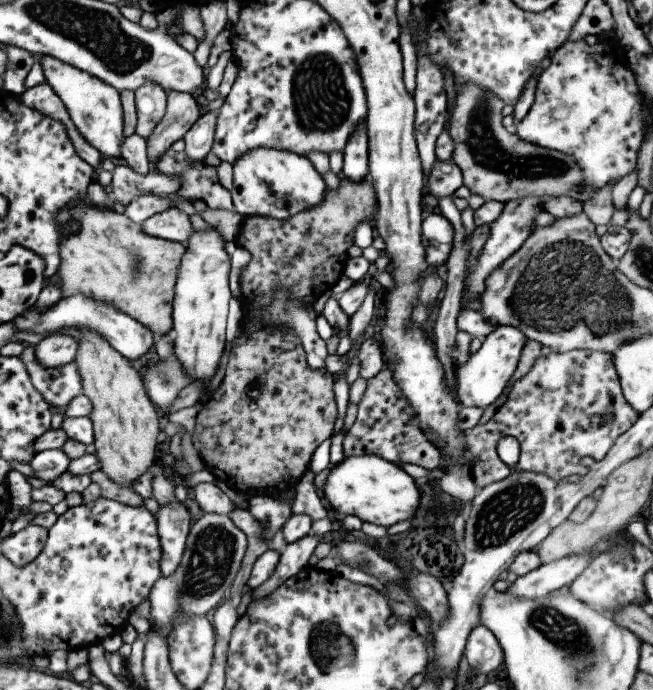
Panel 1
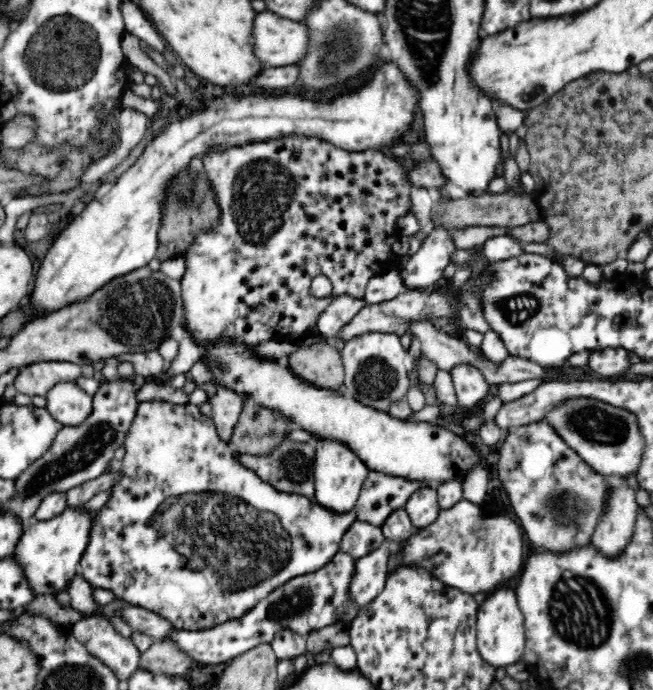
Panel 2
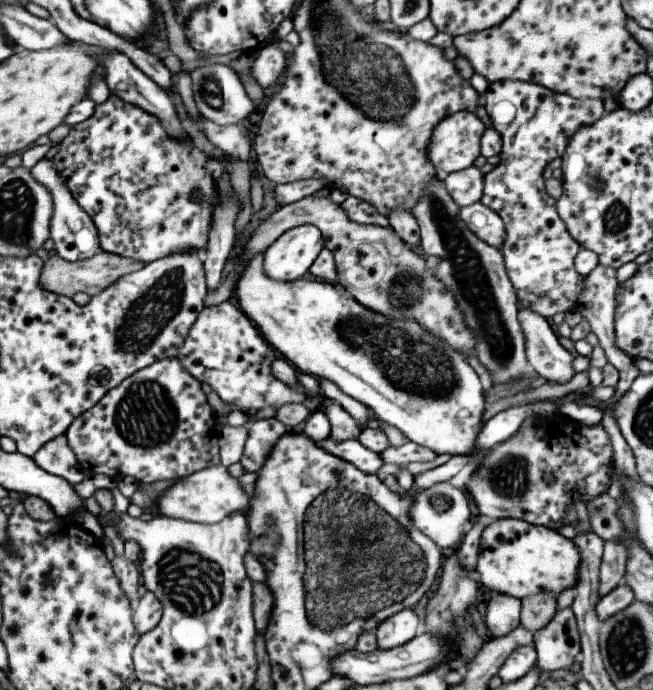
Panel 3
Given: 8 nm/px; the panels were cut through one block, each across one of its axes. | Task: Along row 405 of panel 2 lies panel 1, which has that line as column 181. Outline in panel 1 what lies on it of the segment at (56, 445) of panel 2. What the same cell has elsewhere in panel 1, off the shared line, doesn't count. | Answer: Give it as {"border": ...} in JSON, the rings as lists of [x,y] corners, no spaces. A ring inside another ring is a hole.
{"border":[[[177,91],[166,92],[166,105],[161,120],[146,138],[146,156],[149,166],[195,124],[203,113],[197,97]]]}

